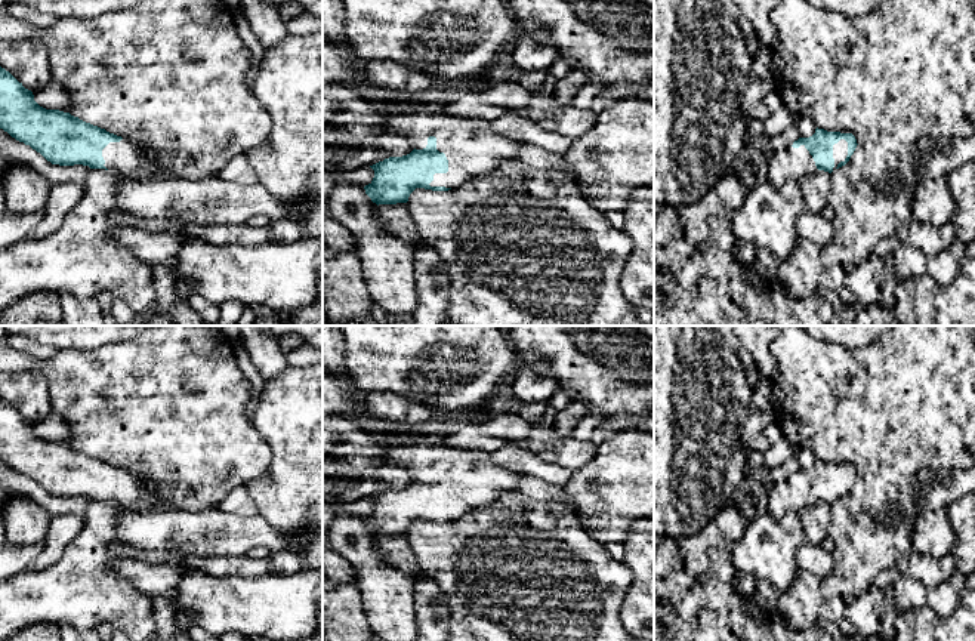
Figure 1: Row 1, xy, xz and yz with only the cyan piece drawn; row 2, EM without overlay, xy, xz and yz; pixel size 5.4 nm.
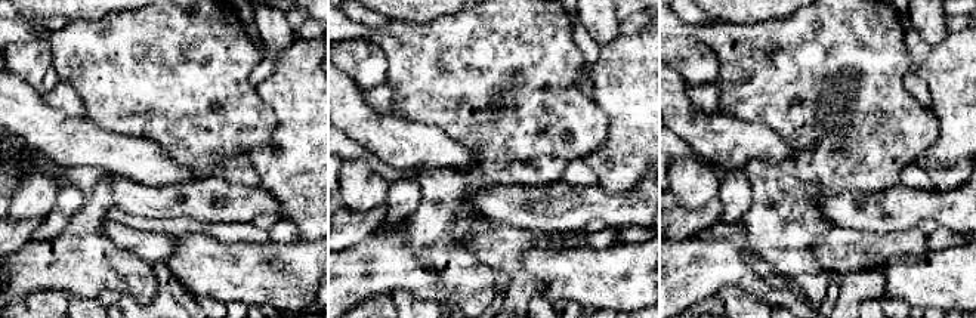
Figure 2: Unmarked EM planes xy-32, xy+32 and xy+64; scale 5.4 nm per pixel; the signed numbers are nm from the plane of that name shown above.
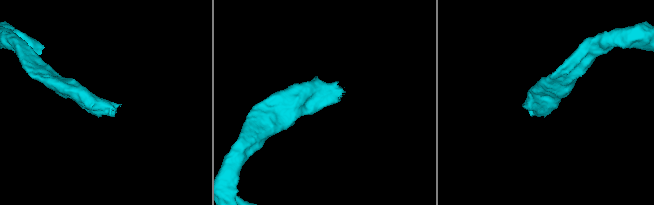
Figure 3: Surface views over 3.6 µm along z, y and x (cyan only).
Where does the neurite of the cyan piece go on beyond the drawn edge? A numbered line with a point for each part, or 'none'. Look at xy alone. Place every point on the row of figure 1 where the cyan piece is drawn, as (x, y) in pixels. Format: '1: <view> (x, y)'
1: xy (126, 157)

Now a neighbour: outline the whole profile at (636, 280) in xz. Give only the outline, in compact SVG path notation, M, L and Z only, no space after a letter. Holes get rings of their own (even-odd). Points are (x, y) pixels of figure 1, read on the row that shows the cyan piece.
M654 188L635 189L626 215L633 250L620 277L621 292L633 308L654 311Z

